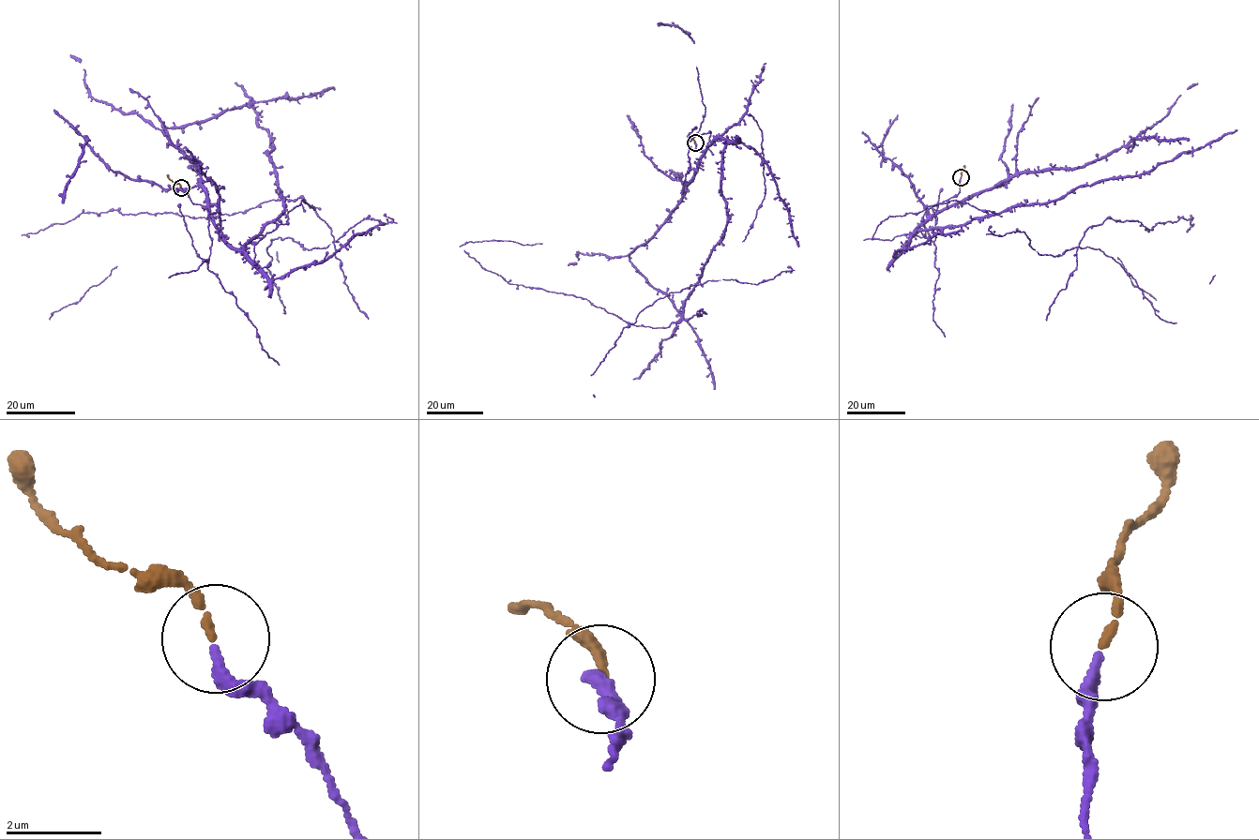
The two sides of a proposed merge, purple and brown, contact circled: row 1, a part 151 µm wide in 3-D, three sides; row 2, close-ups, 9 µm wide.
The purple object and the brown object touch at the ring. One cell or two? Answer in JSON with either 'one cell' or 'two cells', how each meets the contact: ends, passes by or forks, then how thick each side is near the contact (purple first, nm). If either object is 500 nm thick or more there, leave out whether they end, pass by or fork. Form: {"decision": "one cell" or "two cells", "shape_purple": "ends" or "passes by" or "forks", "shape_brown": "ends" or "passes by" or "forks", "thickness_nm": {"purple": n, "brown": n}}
{"decision": "one cell", "shape_purple": "ends", "shape_brown": "ends", "thickness_nm": {"purple": 240, "brown": 150}}

